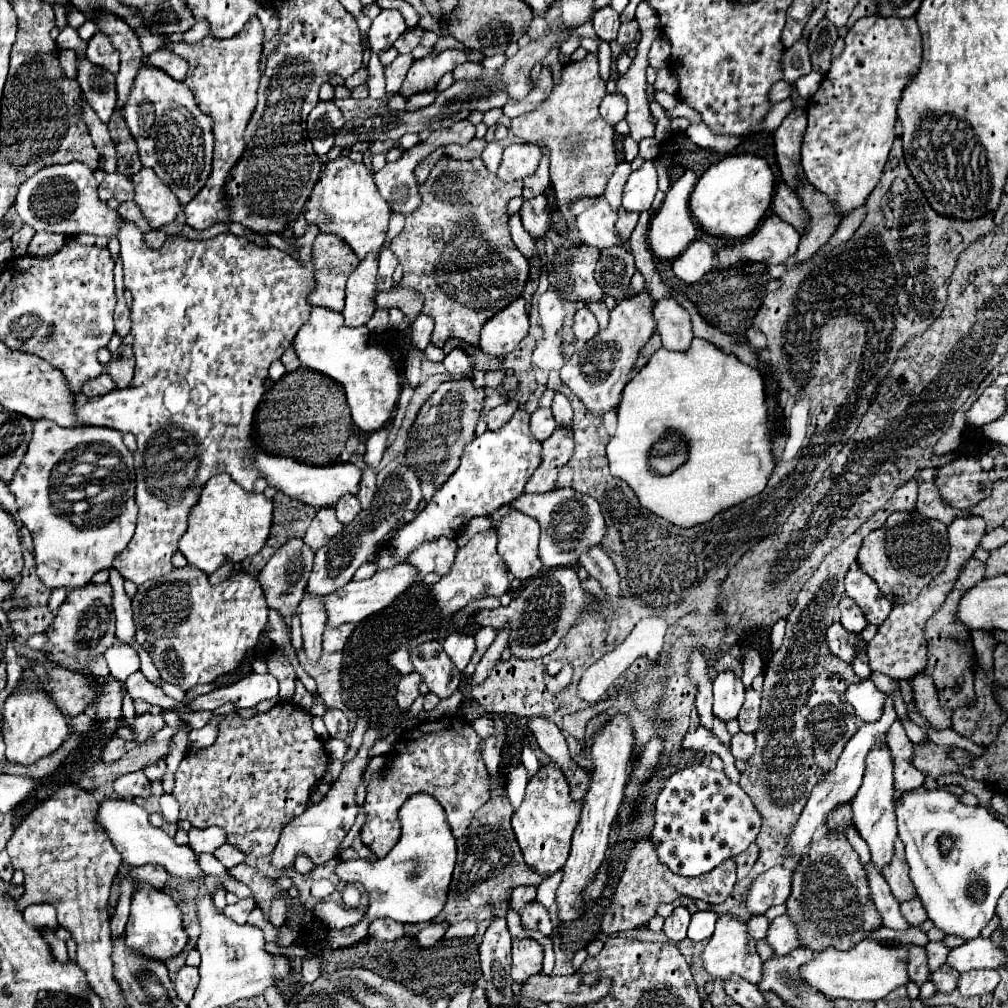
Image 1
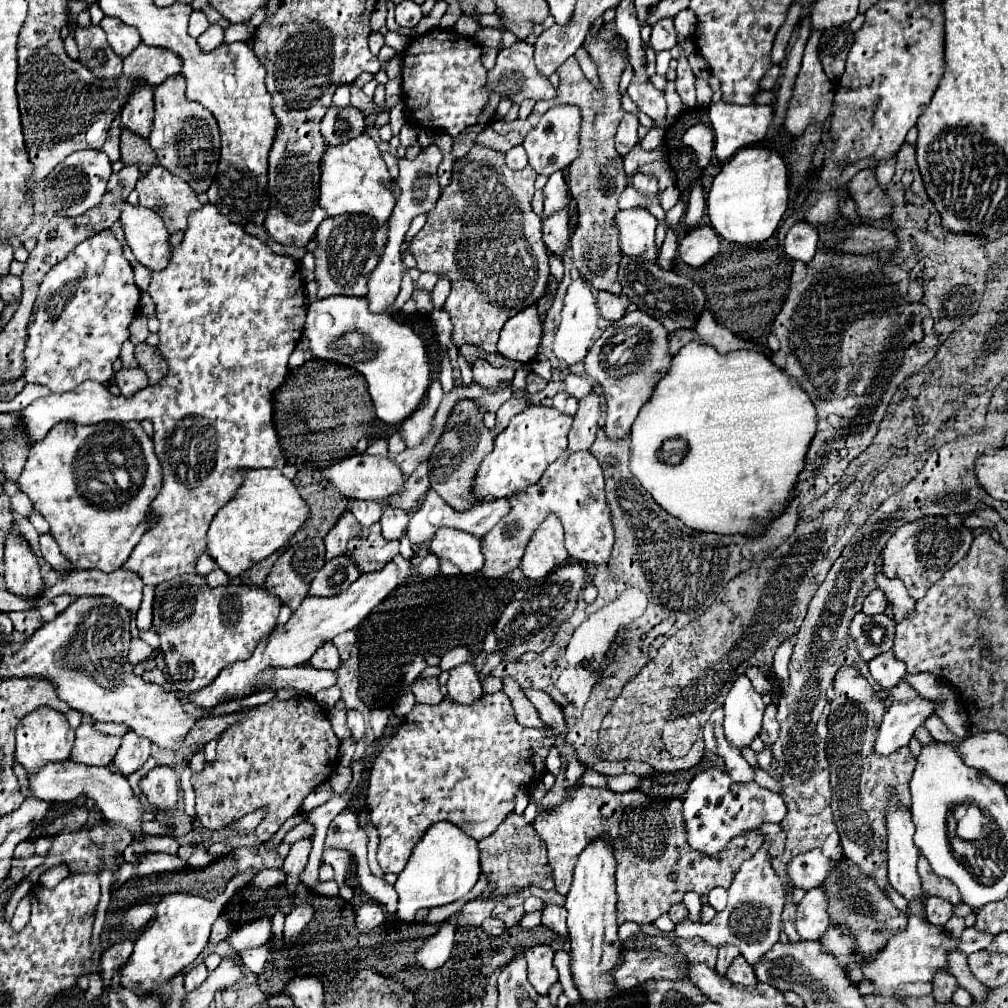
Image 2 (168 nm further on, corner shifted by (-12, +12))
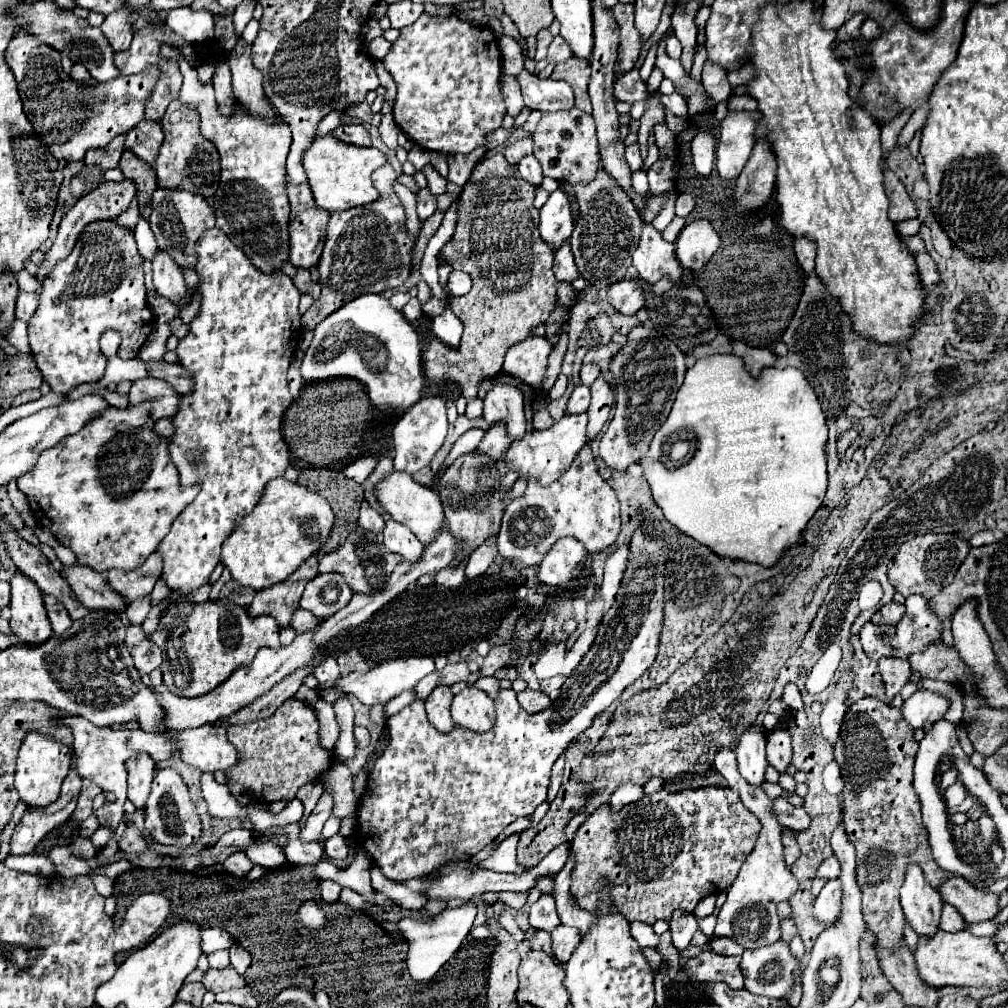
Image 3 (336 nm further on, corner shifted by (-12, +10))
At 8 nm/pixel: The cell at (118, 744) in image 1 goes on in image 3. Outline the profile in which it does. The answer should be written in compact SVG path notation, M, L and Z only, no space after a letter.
M135 754L127 762L127 772L129 772L129 790L127 798L135 804L137 810L145 808L145 800L149 798L151 792L151 782L155 776L155 762L149 756Z

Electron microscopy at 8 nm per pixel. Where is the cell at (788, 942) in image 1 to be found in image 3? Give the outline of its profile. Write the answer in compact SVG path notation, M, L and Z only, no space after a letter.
M829 880L823 886L823 890L817 894L817 900L815 900L815 906L813 906L815 918L821 920L821 922L827 922L827 924L837 920L837 916L841 914L841 896L843 896L841 882Z

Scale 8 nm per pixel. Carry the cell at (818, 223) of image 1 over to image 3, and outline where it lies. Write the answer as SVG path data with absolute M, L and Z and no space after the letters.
M885 170L885 188L887 188L887 196L891 200L889 218L893 222L903 222L903 220L917 218L917 208L915 208L913 200L909 198L903 182L891 170Z

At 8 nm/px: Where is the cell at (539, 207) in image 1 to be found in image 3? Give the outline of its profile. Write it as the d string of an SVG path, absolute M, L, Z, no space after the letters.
M563 244L557 252L555 252L555 264L553 264L553 272L555 272L555 278L557 282L573 282L579 278L579 272L577 272L577 266L573 262L573 254L571 254L571 248L569 244Z

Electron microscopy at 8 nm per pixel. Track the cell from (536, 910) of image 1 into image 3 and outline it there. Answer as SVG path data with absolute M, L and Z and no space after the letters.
M559 926L551 932L551 946L553 946L553 956L565 966L569 962L569 956L577 950L577 944L581 942L581 936L577 928L569 926Z

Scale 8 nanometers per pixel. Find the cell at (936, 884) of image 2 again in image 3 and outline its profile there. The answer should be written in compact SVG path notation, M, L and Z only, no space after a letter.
M959 878L947 880L939 894L941 894L943 902L957 908L957 912L965 918L967 924L993 920L997 916L997 912L999 912L997 894L983 892L983 890L971 886L963 878L961 880Z

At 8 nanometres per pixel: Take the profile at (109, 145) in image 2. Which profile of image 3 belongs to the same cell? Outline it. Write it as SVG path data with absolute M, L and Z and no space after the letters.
M113 138L105 148L91 148L85 154L85 164L97 164L103 172L109 168L117 168L119 166L119 158L125 150L125 138Z

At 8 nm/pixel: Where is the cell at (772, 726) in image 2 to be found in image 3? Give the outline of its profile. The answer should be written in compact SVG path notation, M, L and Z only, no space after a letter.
M773 730L767 736L767 760L769 764L779 772L785 774L789 764L791 764L791 756L793 756L793 748L791 748L791 736L787 734L787 730Z

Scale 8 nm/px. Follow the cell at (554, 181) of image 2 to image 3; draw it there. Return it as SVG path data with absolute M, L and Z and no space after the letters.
M555 190L547 204L541 208L541 222L539 222L539 234L549 244L549 248L555 252L571 238L573 232L573 216L569 208L569 200L561 190Z

